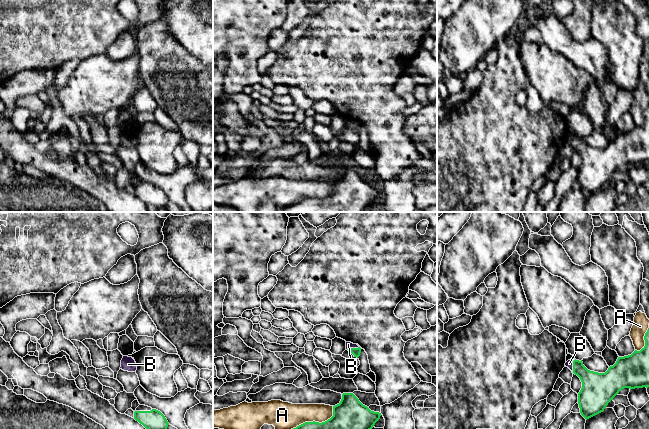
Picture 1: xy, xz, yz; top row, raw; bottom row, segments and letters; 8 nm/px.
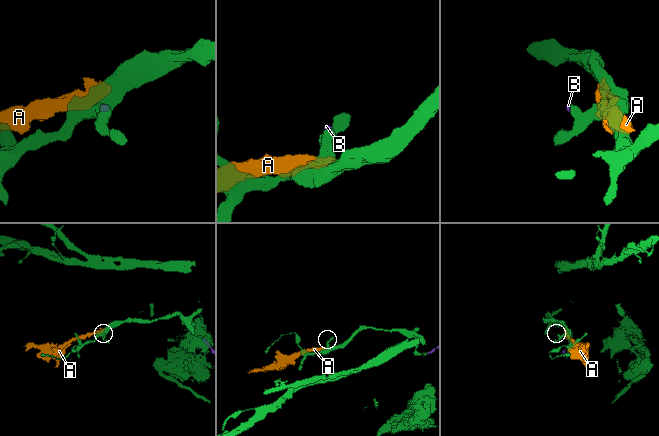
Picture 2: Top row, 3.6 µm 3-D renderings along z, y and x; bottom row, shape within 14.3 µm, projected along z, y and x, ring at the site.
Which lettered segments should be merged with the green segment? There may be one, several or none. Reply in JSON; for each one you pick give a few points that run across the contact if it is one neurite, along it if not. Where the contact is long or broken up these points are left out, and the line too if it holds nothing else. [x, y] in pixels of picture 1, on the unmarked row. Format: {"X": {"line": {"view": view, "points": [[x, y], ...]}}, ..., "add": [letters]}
{"add": ["B"]}

